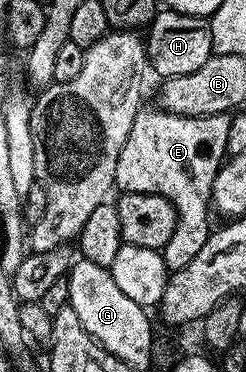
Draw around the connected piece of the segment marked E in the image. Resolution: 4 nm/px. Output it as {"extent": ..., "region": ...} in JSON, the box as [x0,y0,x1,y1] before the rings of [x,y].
{"extent":[115,107,230,270],"region":[[[146,107],[138,111],[135,122],[131,126],[131,134],[127,134],[127,142],[123,142],[123,150],[119,154],[119,166],[115,166],[115,184],[121,192],[142,192],[143,194],[159,194],[170,200],[177,211],[175,234],[171,234],[171,242],[163,249],[165,267],[176,270],[187,266],[199,250],[207,242],[211,225],[211,197],[215,174],[221,169],[227,153],[227,134],[229,133],[230,117],[220,112],[214,116],[176,116],[160,107]]]}

